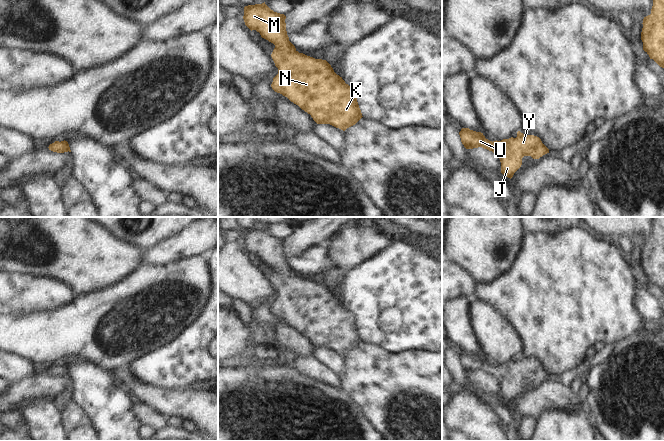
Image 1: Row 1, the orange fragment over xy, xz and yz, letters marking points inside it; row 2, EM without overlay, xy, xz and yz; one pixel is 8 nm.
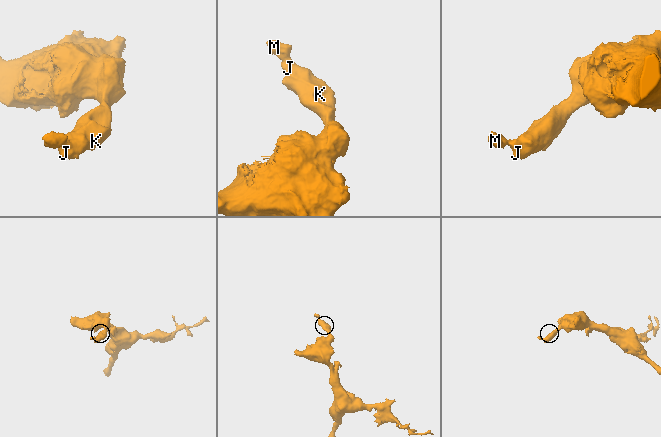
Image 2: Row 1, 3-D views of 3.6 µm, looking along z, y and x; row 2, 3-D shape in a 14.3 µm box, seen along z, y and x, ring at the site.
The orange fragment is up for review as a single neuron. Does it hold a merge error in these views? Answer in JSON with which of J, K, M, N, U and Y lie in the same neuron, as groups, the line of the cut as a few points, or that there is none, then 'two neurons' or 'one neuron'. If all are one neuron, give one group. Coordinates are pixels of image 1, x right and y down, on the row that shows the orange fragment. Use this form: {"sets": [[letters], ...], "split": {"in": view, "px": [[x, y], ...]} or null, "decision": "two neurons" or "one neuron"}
{"sets": [["J", "K", "M", "N", "U", "Y"]], "split": null, "decision": "one neuron"}

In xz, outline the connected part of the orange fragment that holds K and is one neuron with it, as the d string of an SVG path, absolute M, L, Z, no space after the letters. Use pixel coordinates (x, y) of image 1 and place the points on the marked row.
M264 2L245 6L243 19L251 31L256 30L262 38L275 45L271 54L278 68L278 74L271 84L275 92L287 97L310 114L317 124L330 124L345 131L363 117L357 102L356 91L334 72L331 65L326 60L299 53L289 41L284 14L274 12Z

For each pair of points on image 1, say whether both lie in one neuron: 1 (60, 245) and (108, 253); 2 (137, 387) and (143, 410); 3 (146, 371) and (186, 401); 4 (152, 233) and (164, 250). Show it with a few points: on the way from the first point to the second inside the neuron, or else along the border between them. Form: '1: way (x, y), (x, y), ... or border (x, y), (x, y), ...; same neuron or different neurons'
1: way (72, 247), (83, 253), (96, 253); same neuron
2: border (142, 401), (152, 405), (162, 414); different neurons
3: border (148, 384), (163, 389), (188, 387); different neurons
4: border (180, 232), (145, 251); different neurons

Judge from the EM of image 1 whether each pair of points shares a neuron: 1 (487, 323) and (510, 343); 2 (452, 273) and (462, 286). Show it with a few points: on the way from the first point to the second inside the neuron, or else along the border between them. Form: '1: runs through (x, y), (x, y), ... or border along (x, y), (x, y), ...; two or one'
1: runs through (493, 329), (504, 340); one
2: runs through (452, 276), (459, 283); one

